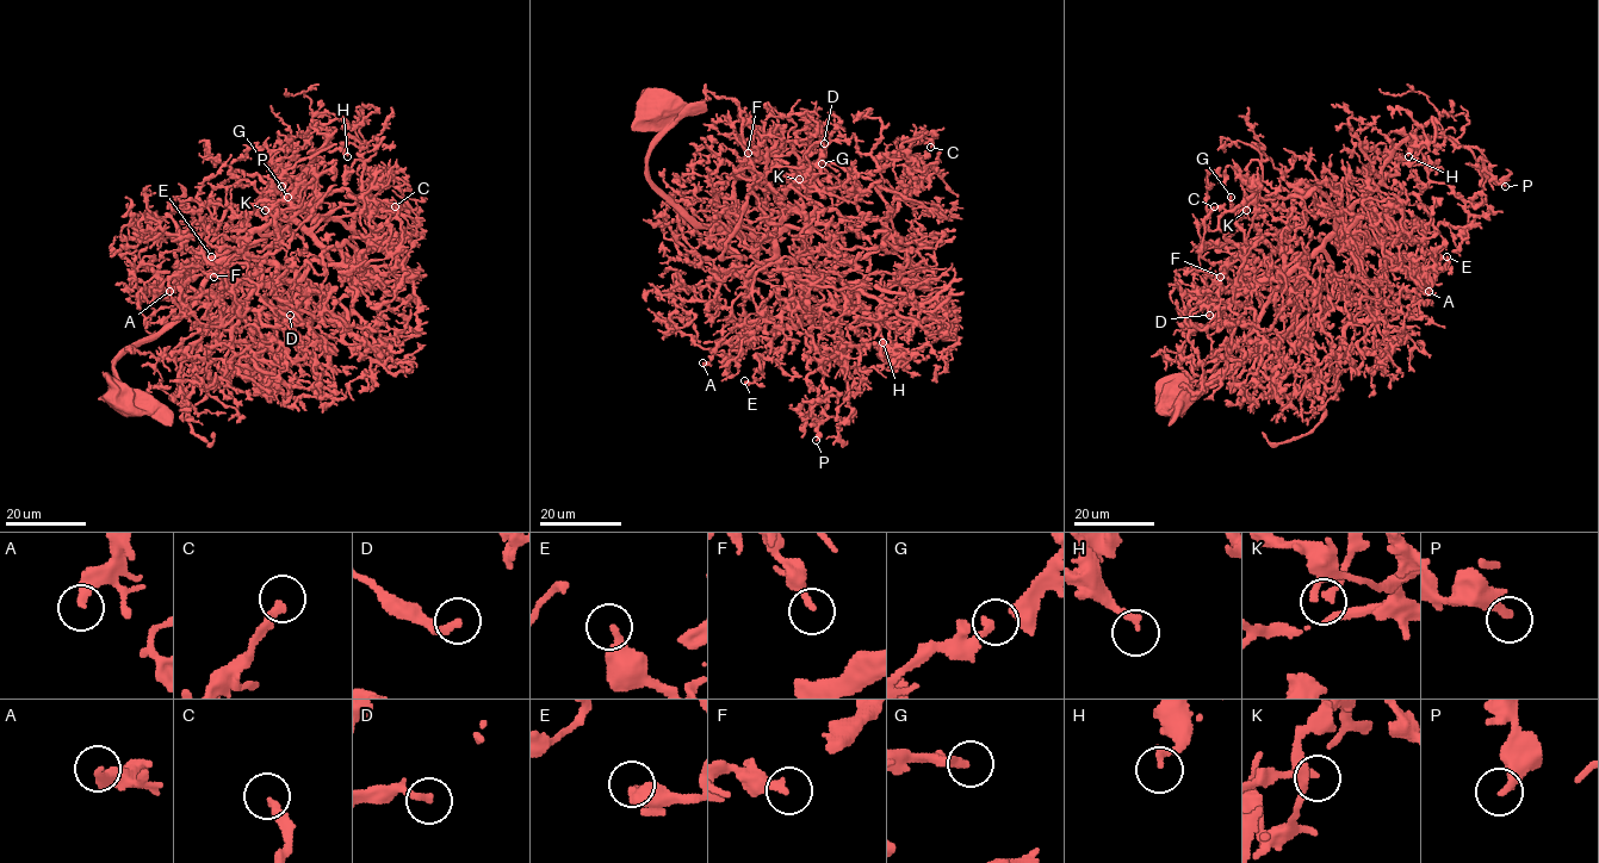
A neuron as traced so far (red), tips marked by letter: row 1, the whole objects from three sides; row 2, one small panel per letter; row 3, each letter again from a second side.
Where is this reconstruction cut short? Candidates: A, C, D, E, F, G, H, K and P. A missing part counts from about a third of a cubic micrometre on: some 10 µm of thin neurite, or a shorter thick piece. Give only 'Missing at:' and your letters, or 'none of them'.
Missing at: none of them

